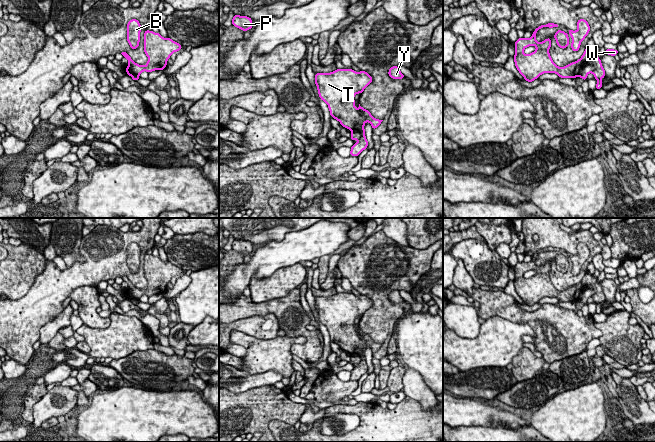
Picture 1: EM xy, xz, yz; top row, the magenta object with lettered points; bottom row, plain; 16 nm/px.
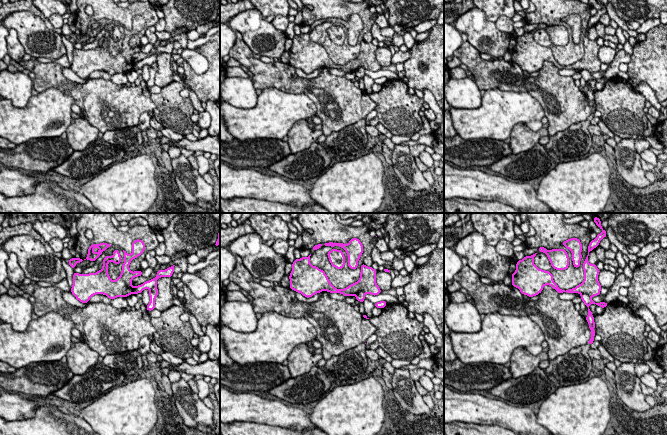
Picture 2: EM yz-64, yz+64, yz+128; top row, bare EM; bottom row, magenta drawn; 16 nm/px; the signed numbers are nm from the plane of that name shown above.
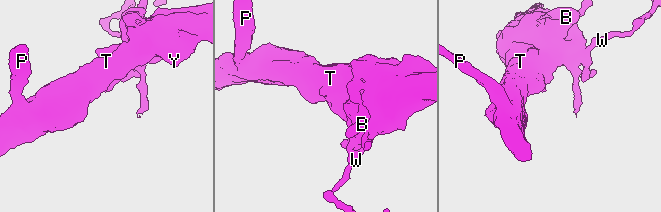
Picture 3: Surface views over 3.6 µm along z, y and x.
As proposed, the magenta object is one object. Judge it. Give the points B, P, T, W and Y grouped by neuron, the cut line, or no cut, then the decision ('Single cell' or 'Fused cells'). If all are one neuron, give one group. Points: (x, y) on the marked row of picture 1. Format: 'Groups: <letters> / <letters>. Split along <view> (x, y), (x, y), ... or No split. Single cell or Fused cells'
Groups: B P T Y / W. Split along yz (595, 66), (585, 65), (577, 76). Fused cells

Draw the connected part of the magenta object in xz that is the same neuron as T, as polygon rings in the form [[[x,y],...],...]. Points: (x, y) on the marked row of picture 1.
[[[336,69],[330,73],[316,73],[315,84],[318,94],[329,108],[332,118],[349,129],[357,130],[362,137],[350,148],[351,156],[359,156],[368,147],[365,136],[365,123],[369,122],[374,130],[383,120],[375,119],[371,113],[360,106],[355,106],[354,97],[361,94],[372,83],[372,76],[367,72],[357,73],[353,69]]]

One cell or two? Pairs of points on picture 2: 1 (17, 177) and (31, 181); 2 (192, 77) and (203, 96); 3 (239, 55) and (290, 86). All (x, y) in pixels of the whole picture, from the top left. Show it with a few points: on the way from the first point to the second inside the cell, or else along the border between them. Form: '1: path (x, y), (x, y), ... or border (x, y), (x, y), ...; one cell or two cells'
1: path (20, 180), (28, 181); one cell
2: path (197, 82), (203, 88), (203, 91); one cell
3: path (252, 64), (265, 75), (277, 75); one cell

